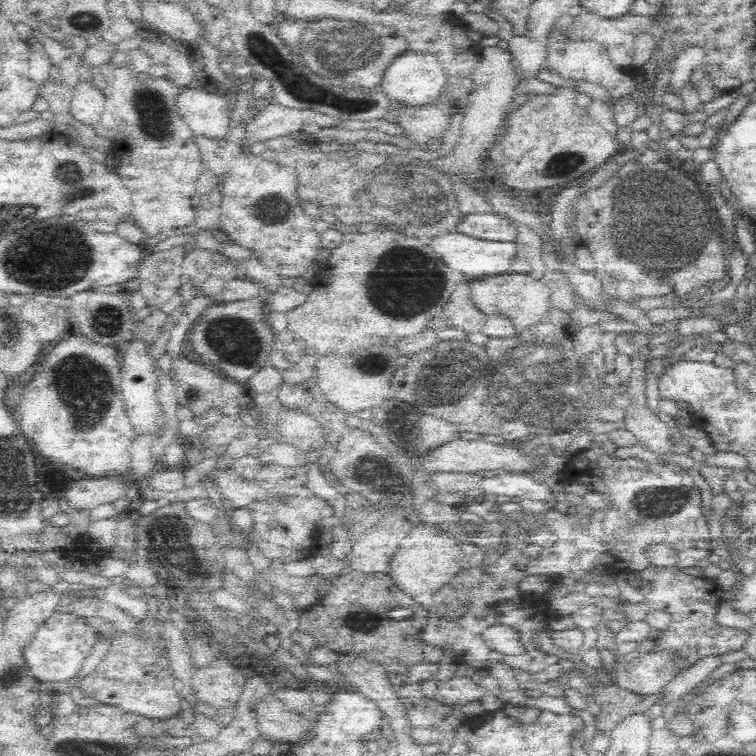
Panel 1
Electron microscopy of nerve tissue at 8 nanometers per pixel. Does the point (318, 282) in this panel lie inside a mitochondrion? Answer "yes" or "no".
no

